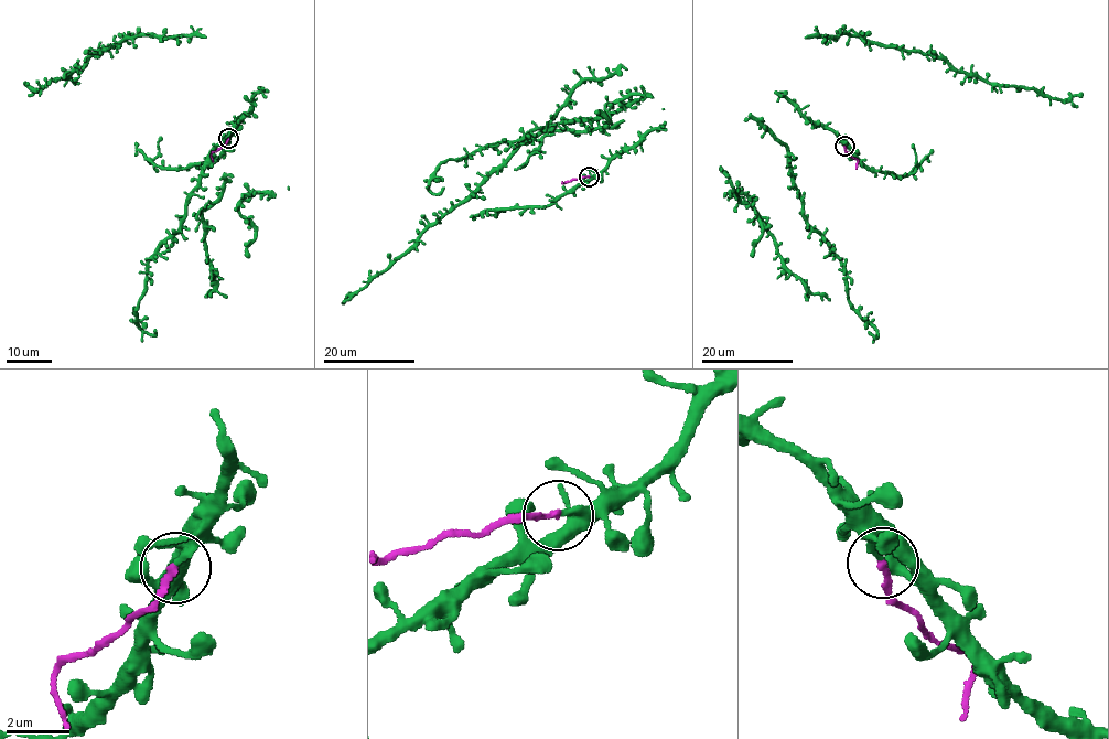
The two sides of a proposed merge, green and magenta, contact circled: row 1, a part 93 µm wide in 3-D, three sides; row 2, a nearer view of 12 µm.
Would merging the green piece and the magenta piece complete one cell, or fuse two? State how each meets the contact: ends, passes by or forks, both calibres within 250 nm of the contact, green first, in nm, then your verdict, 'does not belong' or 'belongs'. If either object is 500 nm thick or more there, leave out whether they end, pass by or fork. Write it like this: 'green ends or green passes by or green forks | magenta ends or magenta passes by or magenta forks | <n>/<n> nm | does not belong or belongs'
green passes by | magenta ends | 200/180 nm | does not belong

